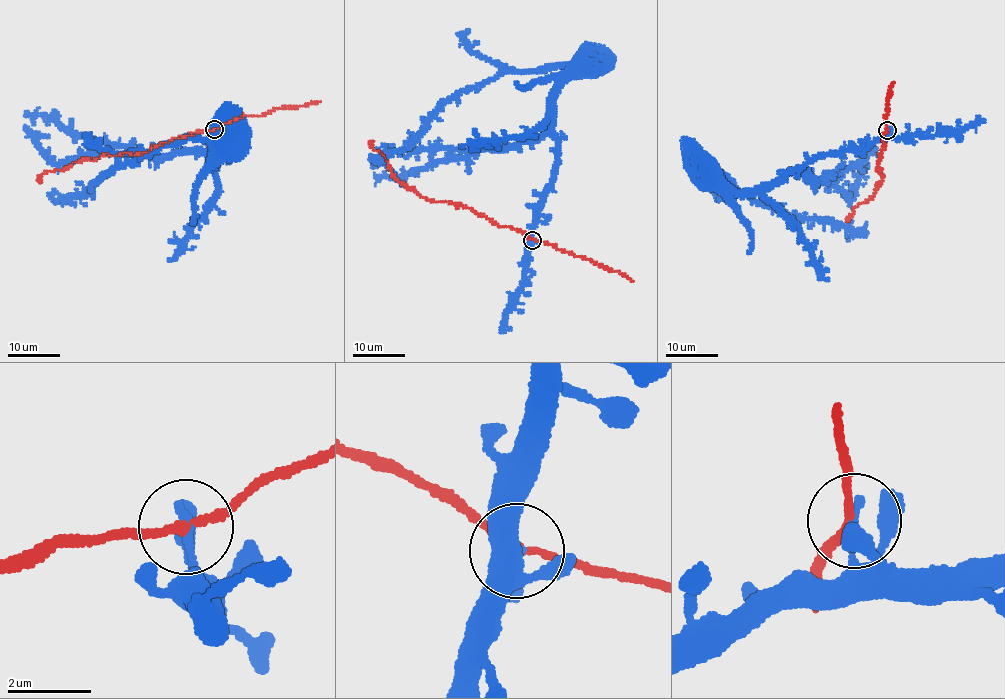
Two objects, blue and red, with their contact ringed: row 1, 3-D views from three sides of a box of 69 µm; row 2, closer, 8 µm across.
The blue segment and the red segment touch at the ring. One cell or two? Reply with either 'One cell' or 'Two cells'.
Two cells

